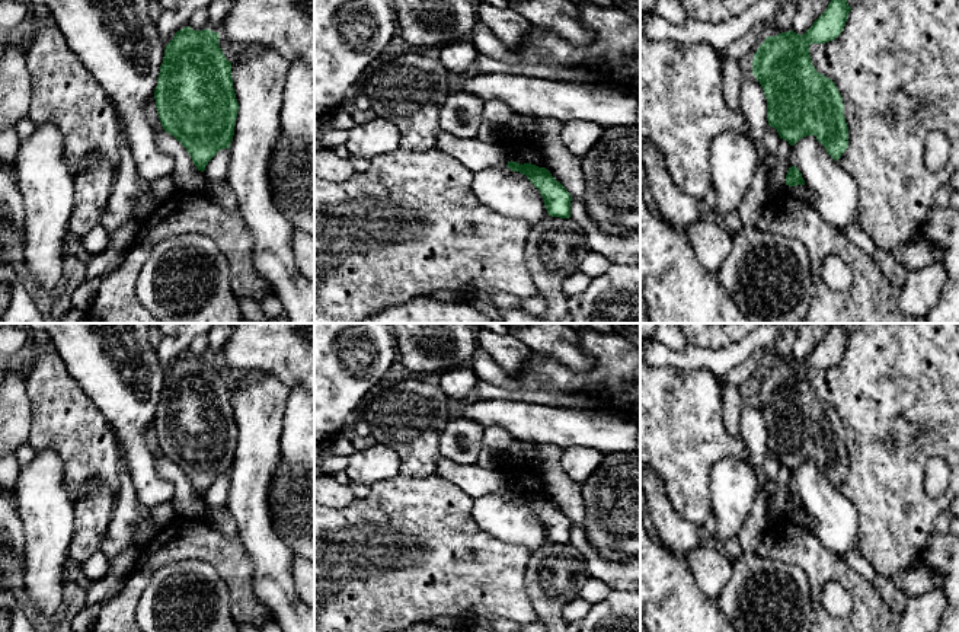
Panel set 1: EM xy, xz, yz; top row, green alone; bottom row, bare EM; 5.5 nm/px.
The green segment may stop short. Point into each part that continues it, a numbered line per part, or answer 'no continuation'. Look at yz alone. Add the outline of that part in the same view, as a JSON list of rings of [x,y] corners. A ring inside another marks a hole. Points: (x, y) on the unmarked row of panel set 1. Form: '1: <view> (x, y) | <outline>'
no continuation

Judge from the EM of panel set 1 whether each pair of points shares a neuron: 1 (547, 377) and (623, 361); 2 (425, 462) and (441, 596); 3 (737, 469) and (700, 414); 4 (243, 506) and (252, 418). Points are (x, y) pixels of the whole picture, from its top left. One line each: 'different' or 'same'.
1: same
2: different
3: different
4: same

